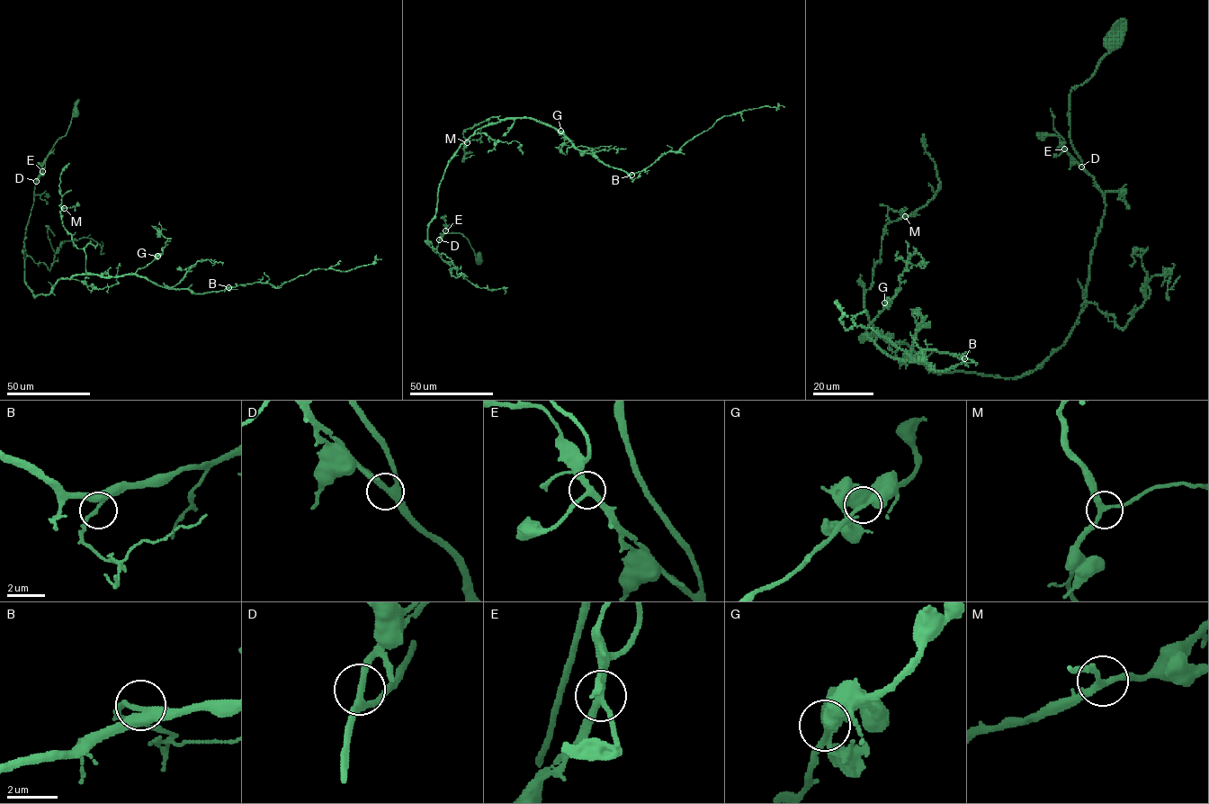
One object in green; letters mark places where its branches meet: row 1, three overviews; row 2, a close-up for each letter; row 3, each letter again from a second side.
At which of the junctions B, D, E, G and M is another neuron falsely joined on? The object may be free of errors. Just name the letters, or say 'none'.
none

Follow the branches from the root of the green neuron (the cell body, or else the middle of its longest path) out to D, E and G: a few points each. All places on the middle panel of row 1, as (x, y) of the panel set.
D: (478, 257), (461, 234), (445, 233), (439, 239)
E: (478, 257), (461, 234), (445, 233), (439, 240), (445, 230)
G: (478, 257), (458, 232), (445, 233), (436, 252), (426, 243), (448, 161), (476, 130), (506, 119), (560, 130)

